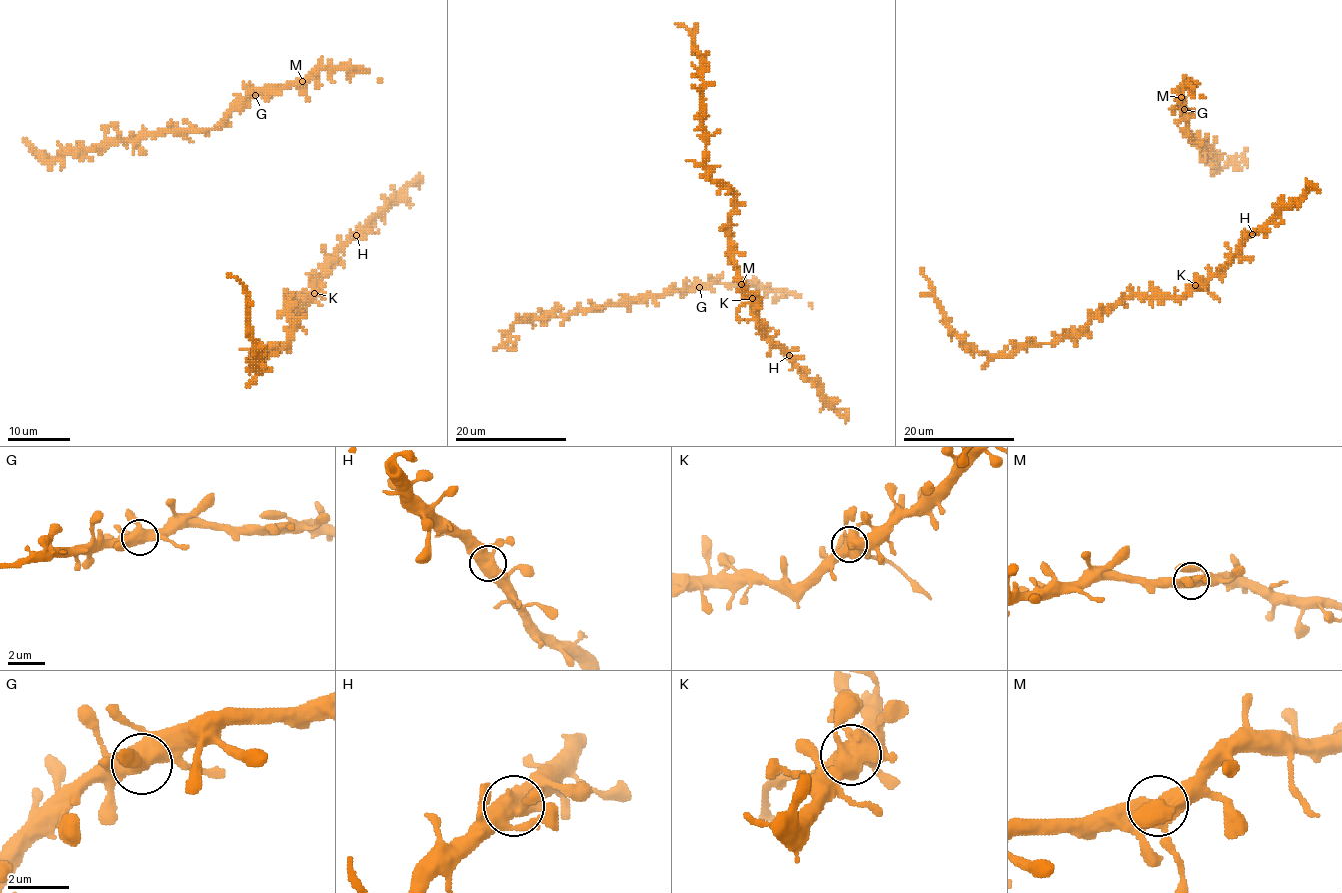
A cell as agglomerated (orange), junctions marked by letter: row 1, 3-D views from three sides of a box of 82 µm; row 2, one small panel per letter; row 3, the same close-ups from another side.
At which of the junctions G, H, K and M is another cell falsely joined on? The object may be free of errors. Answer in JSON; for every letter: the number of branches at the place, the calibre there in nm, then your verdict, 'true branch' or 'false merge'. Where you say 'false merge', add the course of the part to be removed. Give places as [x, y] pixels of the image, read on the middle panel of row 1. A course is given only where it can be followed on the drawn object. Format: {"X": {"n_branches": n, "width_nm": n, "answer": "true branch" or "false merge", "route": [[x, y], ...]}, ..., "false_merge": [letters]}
{"G": {"n_branches": 5, "width_nm": 550, "answer": "true branch"}, "H": {"n_branches": 4, "width_nm": 550, "answer": "true branch"}, "K": {"n_branches": 5, "width_nm": 600, "answer": "true branch"}, "M": {"n_branches": 5, "width_nm": 500, "answer": "true branch"}, "false_merge": []}

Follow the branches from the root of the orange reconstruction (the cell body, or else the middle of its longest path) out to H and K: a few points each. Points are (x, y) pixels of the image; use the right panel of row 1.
H: (1276, 214), (1252, 234)
K: (1276, 214), (1259, 227), (1220, 269), (1195, 285)

